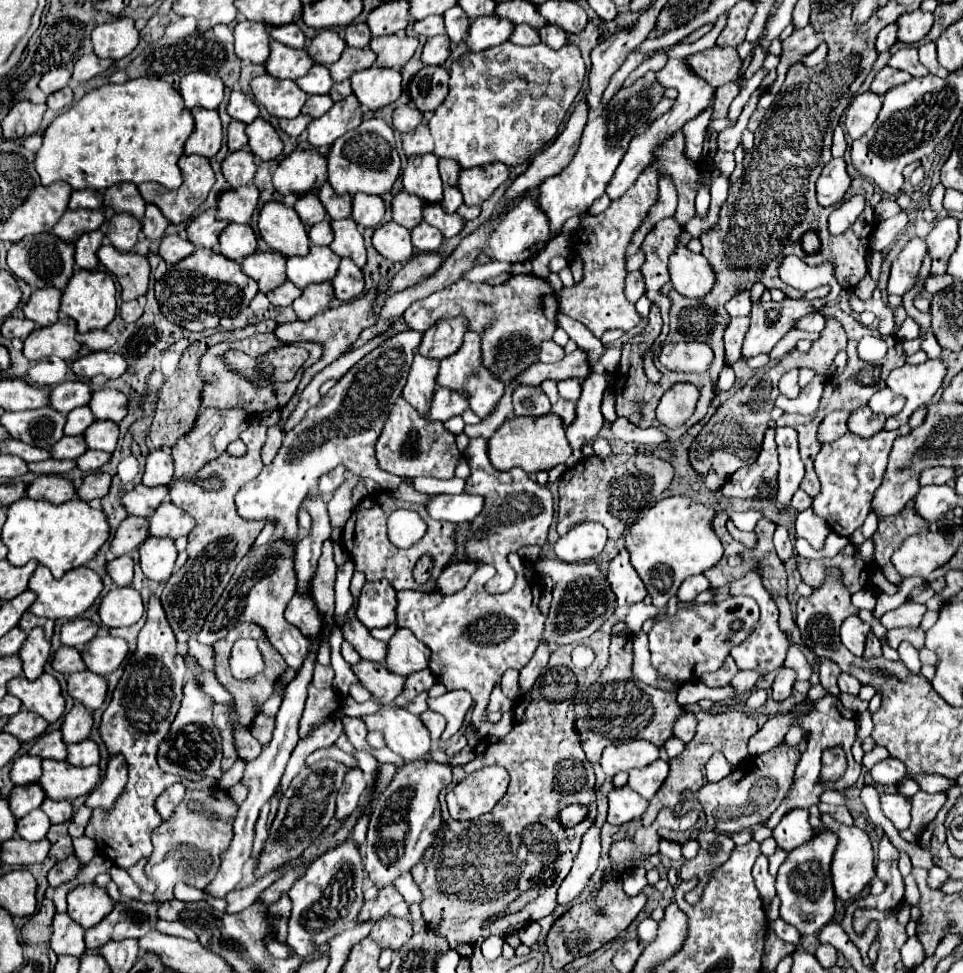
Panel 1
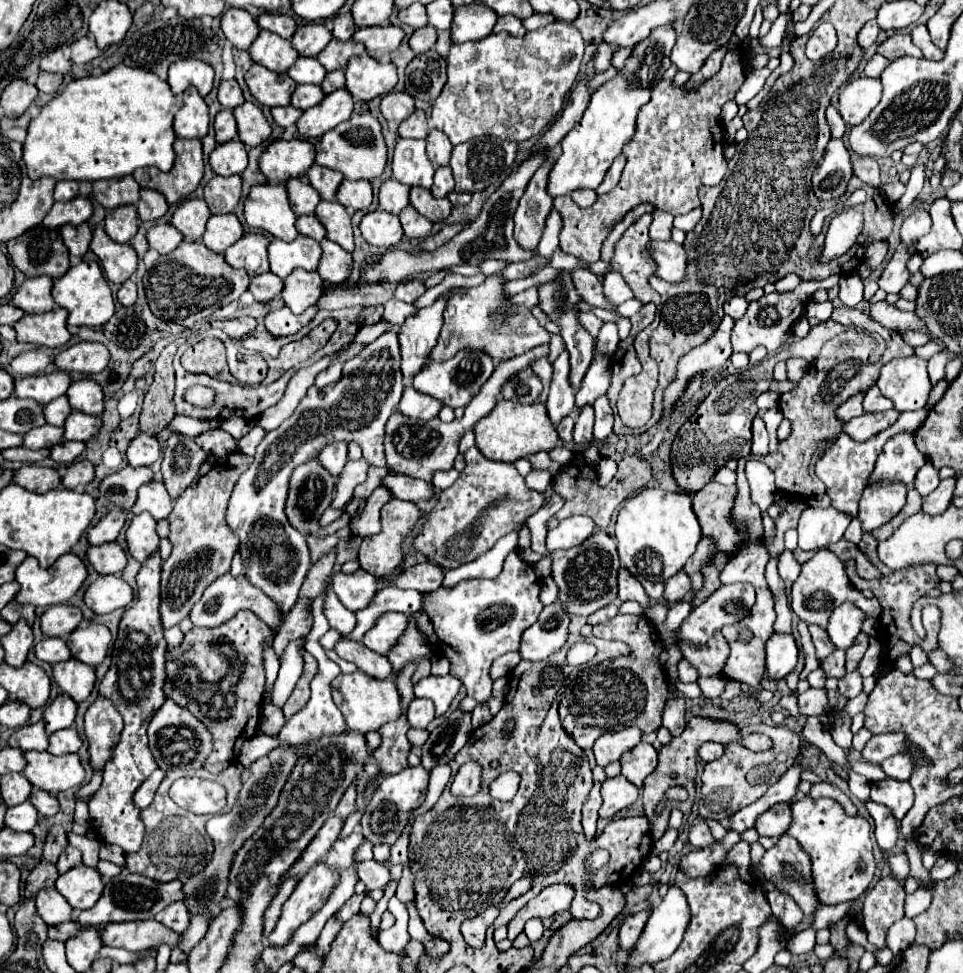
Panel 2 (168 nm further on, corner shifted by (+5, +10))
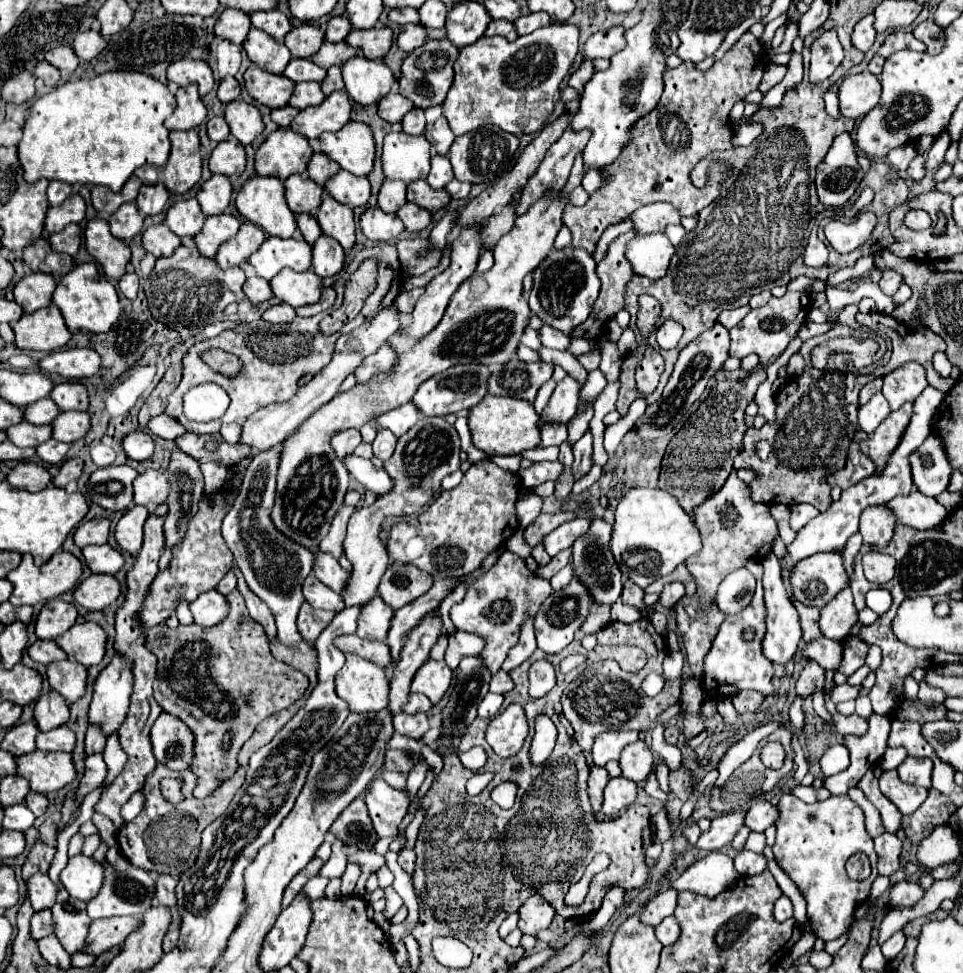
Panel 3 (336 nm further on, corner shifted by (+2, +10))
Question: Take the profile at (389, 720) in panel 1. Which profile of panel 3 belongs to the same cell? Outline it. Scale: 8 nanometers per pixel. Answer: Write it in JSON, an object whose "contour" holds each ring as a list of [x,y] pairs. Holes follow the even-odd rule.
{"contour":[[[347,654],[345,666],[337,672],[335,692],[355,714],[381,712],[389,706],[387,672],[355,654]]]}

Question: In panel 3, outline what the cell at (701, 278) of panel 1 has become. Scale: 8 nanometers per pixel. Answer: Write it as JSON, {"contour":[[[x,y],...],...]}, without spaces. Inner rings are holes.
{"contour":[[[665,234],[637,236],[627,244],[627,260],[631,262],[635,274],[651,280],[659,280],[667,274],[673,256],[675,246]]]}

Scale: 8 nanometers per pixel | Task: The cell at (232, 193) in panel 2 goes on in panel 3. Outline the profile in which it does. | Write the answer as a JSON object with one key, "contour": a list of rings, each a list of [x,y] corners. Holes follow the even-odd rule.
{"contour":[[[213,174],[207,182],[201,184],[197,192],[197,200],[203,208],[203,214],[213,216],[213,214],[223,214],[227,210],[231,202],[231,194],[233,194],[233,186],[229,178],[223,174]]]}

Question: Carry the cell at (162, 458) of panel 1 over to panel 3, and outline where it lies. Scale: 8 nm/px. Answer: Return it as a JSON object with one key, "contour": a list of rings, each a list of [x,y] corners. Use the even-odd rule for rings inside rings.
{"contour":[[[137,430],[133,434],[129,434],[125,440],[123,440],[123,448],[125,448],[125,454],[135,460],[135,462],[145,462],[153,456],[155,452],[155,440],[149,432],[143,432],[143,430]]]}

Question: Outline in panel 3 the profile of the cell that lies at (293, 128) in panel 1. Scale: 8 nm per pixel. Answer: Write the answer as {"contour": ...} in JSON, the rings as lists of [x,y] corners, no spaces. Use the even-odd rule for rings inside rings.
{"contour":[[[283,106],[283,108],[277,108],[271,112],[271,120],[275,124],[279,124],[281,128],[289,128],[289,124],[293,122],[293,118],[299,114],[301,110],[299,108],[293,108],[293,106]]]}

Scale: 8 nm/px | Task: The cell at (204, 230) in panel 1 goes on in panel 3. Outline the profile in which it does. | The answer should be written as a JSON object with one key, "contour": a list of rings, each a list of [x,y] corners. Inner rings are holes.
{"contour":[[[189,198],[189,200],[175,202],[167,210],[165,220],[167,220],[167,226],[171,228],[171,232],[175,232],[177,236],[197,236],[197,232],[201,232],[201,228],[203,228],[205,214],[201,212],[197,198]]]}

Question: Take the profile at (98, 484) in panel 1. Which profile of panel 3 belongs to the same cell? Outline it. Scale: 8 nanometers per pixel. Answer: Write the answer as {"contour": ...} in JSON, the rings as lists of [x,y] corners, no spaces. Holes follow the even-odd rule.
{"contour":[[[71,458],[71,460],[65,460],[59,474],[53,478],[53,484],[59,486],[59,488],[65,488],[69,482],[73,480],[79,480],[83,472],[83,460],[81,458]]]}

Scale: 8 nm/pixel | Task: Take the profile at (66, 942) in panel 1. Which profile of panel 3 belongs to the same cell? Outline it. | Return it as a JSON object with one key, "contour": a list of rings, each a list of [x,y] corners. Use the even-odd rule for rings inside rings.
{"contour":[[[37,874],[29,880],[29,900],[35,912],[53,908],[57,902],[57,886],[51,882],[47,874]]]}

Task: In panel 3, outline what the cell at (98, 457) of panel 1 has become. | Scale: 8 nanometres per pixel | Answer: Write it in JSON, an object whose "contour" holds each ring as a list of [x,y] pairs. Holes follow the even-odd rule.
{"contour":[[[49,440],[49,442],[41,444],[41,446],[37,446],[37,456],[45,464],[63,464],[69,448],[71,448],[71,444],[57,442],[57,440]]]}

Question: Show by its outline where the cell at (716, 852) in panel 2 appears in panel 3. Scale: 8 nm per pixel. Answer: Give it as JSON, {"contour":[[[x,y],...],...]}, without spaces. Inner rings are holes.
{"contour":[[[667,916],[659,926],[655,926],[655,936],[663,946],[673,946],[681,936],[681,926],[675,916]]]}

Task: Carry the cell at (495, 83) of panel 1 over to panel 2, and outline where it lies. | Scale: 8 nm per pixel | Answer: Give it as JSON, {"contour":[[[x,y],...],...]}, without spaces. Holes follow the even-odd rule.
{"contour":[[[552,22],[534,32],[526,32],[522,38],[514,38],[508,32],[490,34],[478,42],[452,44],[448,50],[448,82],[442,94],[434,100],[432,106],[432,126],[442,130],[450,142],[456,146],[476,136],[494,134],[504,140],[528,140],[530,136],[538,136],[544,128],[556,118],[564,106],[564,98],[576,82],[580,62],[584,54],[584,40],[568,22]]]}

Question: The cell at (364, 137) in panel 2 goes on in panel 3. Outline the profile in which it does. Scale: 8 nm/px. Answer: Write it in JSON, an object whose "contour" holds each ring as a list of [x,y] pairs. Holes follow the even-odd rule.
{"contour":[[[349,122],[341,130],[325,134],[319,138],[319,150],[327,154],[331,160],[335,160],[343,170],[355,174],[355,176],[367,176],[373,170],[375,162],[375,140],[373,132],[365,122]]]}

